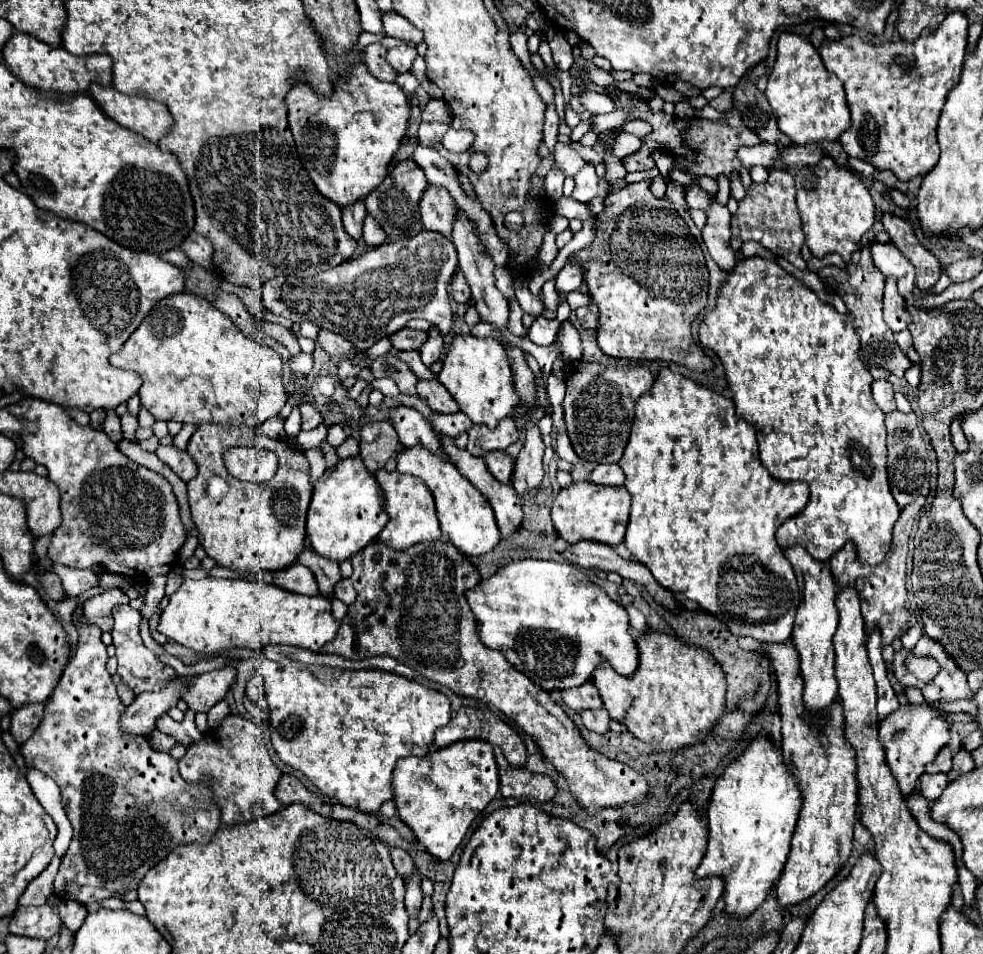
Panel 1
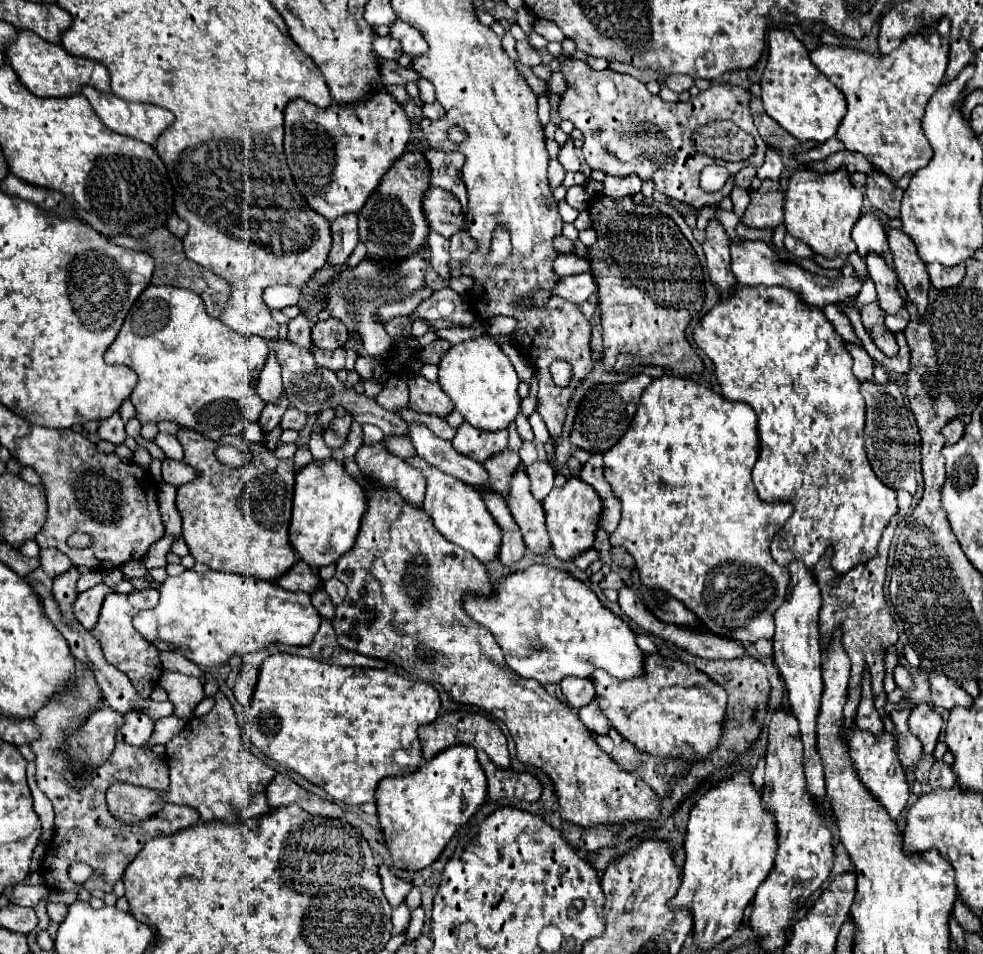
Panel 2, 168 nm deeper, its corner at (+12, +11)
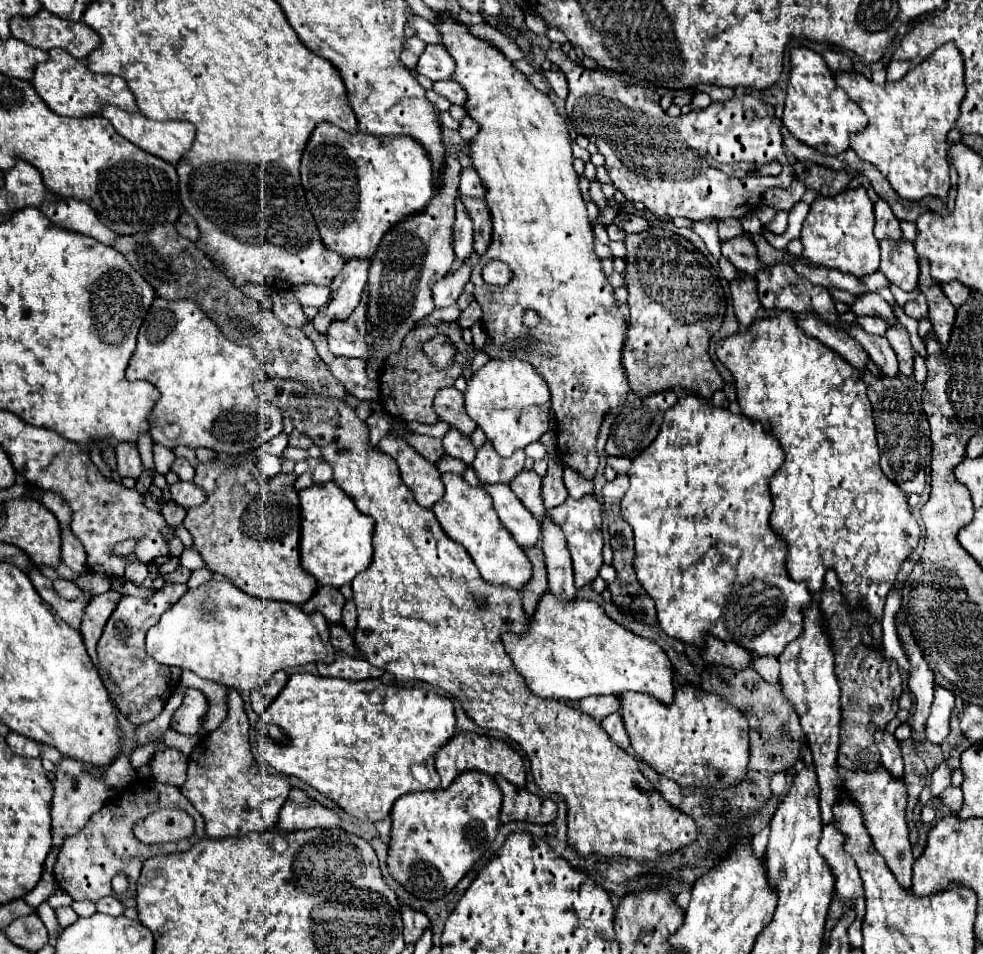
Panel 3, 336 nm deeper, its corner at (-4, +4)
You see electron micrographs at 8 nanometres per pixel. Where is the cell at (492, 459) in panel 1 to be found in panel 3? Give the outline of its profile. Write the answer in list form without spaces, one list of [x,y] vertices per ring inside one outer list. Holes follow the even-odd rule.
[[[520,471],[520,475],[516,475],[510,481],[510,489],[516,493],[516,497],[522,501],[522,505],[538,519],[542,519],[546,515],[546,509],[542,505],[542,497],[540,497],[540,475],[536,471]]]

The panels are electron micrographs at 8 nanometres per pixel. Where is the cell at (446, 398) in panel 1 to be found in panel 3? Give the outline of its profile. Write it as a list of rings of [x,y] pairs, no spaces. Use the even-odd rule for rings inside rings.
[[[456,387],[440,389],[434,399],[434,409],[442,421],[460,429],[464,435],[472,435],[472,431],[476,429],[476,423],[464,411],[464,395]]]

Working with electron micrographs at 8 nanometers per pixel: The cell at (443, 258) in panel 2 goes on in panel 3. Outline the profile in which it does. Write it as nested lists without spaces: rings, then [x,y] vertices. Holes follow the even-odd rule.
[[[460,199],[456,201],[456,223],[452,231],[452,249],[458,261],[464,261],[474,251],[472,249],[472,221],[464,205],[460,203]]]

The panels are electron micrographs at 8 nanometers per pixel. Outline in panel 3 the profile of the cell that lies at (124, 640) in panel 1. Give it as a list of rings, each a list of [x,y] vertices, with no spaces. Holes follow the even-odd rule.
[[[166,583],[160,591],[156,591],[152,597],[146,597],[146,599],[124,595],[120,599],[118,607],[114,609],[112,617],[108,619],[104,633],[98,641],[98,657],[100,657],[102,669],[118,685],[118,699],[116,699],[118,705],[116,707],[134,725],[142,725],[142,723],[158,717],[160,711],[164,709],[168,697],[172,695],[172,691],[178,687],[180,669],[164,667],[158,661],[154,661],[152,657],[148,657],[148,653],[144,649],[144,637],[146,637],[146,631],[152,625],[156,625],[160,615],[166,609],[170,609],[186,593],[186,589],[188,587],[180,585],[180,583]]]

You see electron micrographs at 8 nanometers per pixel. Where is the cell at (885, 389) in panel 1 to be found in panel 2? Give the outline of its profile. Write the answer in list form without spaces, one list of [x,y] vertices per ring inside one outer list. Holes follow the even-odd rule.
[[[846,342],[846,350],[850,352],[852,360],[854,360],[854,366],[852,366],[852,372],[854,376],[864,382],[864,380],[872,380],[872,368],[874,368],[874,360],[868,356],[868,352],[856,344],[850,344]]]

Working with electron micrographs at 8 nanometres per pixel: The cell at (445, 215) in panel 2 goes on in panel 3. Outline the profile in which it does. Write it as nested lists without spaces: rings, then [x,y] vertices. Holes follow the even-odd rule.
[[[462,197],[462,203],[468,209],[468,215],[472,217],[474,251],[478,255],[484,255],[484,251],[490,245],[490,237],[492,237],[492,221],[490,221],[488,207],[484,205],[484,199],[476,199],[476,197]]]

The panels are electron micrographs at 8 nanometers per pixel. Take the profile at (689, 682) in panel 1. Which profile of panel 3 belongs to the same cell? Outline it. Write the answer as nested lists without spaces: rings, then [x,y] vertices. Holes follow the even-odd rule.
[[[692,683],[678,685],[674,701],[664,705],[652,695],[624,693],[620,713],[638,759],[682,787],[732,787],[746,777],[748,721],[744,713],[718,695],[702,693]]]

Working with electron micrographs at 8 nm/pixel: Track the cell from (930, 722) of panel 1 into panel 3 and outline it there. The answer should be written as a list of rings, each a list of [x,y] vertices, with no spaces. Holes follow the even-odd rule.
[[[882,765],[872,769],[872,773],[868,773],[866,769],[856,769],[856,771],[840,769],[840,777],[844,779],[844,787],[850,791],[850,795],[854,797],[854,801],[864,813],[864,825],[874,841],[876,851],[886,859],[890,871],[900,881],[900,885],[904,885],[904,889],[910,889],[914,857],[910,845],[910,827],[906,819],[908,793],[906,793],[904,779],[896,779]]]

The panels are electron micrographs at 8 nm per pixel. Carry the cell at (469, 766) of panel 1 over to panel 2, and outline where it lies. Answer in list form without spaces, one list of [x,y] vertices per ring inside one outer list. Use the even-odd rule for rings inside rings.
[[[454,746],[426,762],[408,778],[386,778],[376,788],[378,820],[394,868],[418,872],[430,866],[452,840],[452,836],[470,822],[486,798],[486,778],[478,764],[476,750]]]

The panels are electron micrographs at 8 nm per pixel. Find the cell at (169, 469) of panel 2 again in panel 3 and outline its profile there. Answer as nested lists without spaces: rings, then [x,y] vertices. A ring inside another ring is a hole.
[[[178,481],[170,485],[170,495],[182,507],[194,507],[206,501],[204,489],[198,489],[196,483],[188,483],[188,481]]]

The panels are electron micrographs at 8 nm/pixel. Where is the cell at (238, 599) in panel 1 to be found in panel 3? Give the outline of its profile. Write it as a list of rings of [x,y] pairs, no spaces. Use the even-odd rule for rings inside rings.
[[[208,581],[196,589],[188,589],[176,605],[162,613],[158,625],[150,627],[146,635],[146,651],[162,665],[190,669],[202,679],[224,683],[238,691],[252,691],[262,687],[274,671],[306,665],[306,663],[332,663],[334,647],[330,643],[328,621],[322,613],[304,613],[300,605],[284,601],[266,601],[240,591],[230,581]]]

